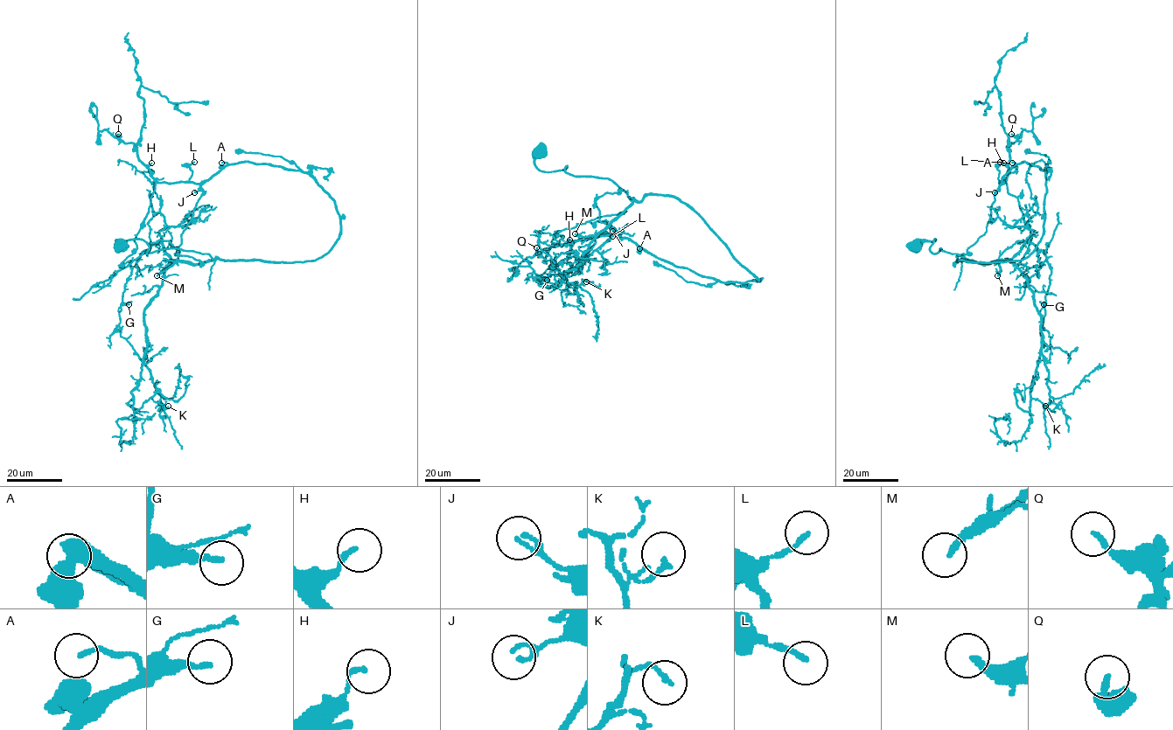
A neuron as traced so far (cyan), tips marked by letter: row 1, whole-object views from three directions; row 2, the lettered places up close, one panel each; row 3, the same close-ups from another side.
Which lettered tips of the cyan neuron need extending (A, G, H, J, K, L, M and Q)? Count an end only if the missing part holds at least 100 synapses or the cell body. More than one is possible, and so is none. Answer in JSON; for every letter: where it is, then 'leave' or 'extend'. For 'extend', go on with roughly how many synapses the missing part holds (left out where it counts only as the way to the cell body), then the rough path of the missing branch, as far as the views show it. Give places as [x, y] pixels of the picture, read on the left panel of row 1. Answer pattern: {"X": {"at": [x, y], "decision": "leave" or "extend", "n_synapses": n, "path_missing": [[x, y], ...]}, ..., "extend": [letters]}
{"A": {"at": [221, 163], "decision": "leave"}, "G": {"at": [129, 304], "decision": "leave"}, "H": {"at": [151, 163], "decision": "leave"}, "J": {"at": [194, 192], "decision": "leave"}, "K": {"at": [168, 406], "decision": "leave"}, "L": {"at": [194, 162], "decision": "leave"}, "M": {"at": [157, 275], "decision": "extend", "n_synapses": 140, "path_missing": [[157, 275], [138, 301], [139, 329], [135, 340], [127, 347], [92, 355], [84, 364]]}, "Q": {"at": [118, 134], "decision": "leave"}, "extend": ["M"]}

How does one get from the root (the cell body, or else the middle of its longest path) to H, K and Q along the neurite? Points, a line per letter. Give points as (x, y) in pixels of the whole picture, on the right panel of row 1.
H: (916, 246), (1027, 257), (1043, 232), (1045, 173), (1022, 162), (1000, 183), (1003, 163)
K: (916, 246), (934, 239), (932, 253), (1010, 260), (1022, 274), (1041, 320), (1045, 406)
Q: (916, 246), (934, 239), (932, 253), (984, 262), (1034, 250), (1045, 173), (1022, 162), (1000, 183), (1011, 134)

